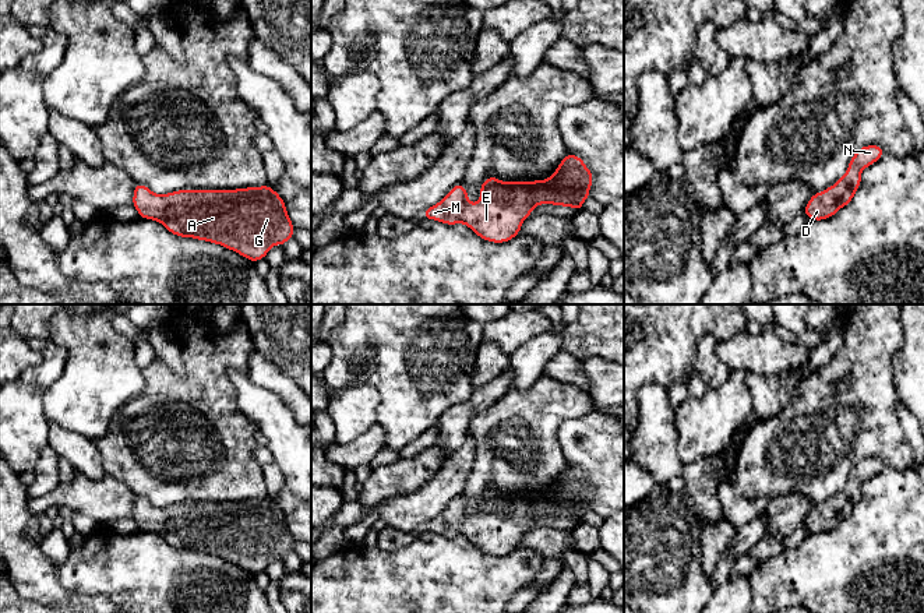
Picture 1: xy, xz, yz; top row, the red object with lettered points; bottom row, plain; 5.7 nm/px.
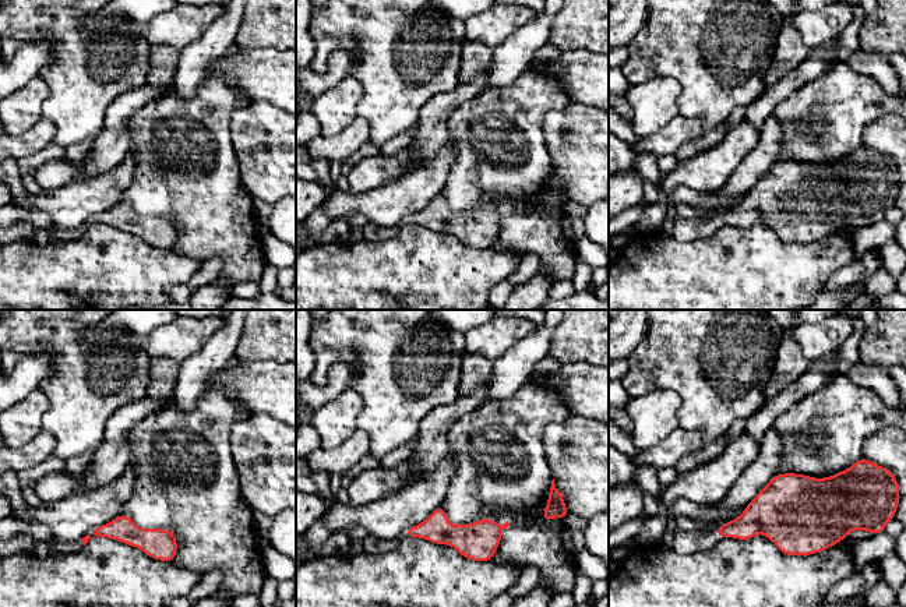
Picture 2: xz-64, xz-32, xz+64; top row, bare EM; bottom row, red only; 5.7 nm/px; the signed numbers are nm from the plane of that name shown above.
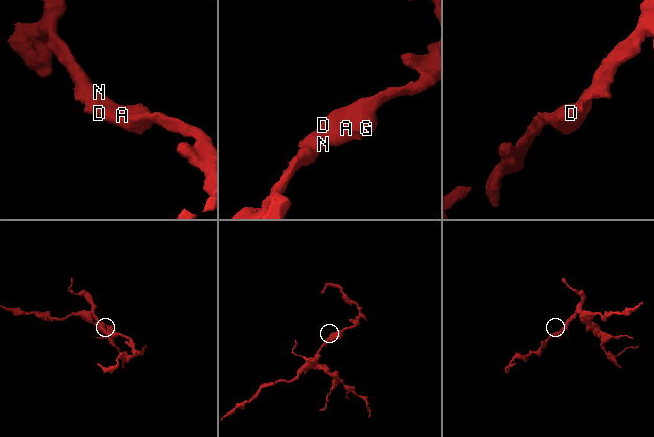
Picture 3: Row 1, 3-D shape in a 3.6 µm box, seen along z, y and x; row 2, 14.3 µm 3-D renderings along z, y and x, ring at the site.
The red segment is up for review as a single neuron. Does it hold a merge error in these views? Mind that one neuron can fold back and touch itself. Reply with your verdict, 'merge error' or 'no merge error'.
no merge error

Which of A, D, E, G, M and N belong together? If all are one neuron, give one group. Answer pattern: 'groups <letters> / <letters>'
groups A D E G M N

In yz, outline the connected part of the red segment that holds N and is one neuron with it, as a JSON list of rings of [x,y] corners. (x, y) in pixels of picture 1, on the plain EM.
[[[881,458],[861,459],[853,468],[843,490],[826,503],[814,505],[803,526],[812,533],[824,533],[833,529],[853,512],[861,497],[861,483],[875,476],[884,466],[885,464]]]

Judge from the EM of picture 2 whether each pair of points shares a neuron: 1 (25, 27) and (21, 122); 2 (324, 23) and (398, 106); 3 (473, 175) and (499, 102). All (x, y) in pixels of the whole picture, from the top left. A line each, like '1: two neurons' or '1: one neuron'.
1: two neurons
2: one neuron
3: one neuron

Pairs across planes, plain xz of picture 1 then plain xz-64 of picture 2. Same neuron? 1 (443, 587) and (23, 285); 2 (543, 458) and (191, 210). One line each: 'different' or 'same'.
1: same
2: same

